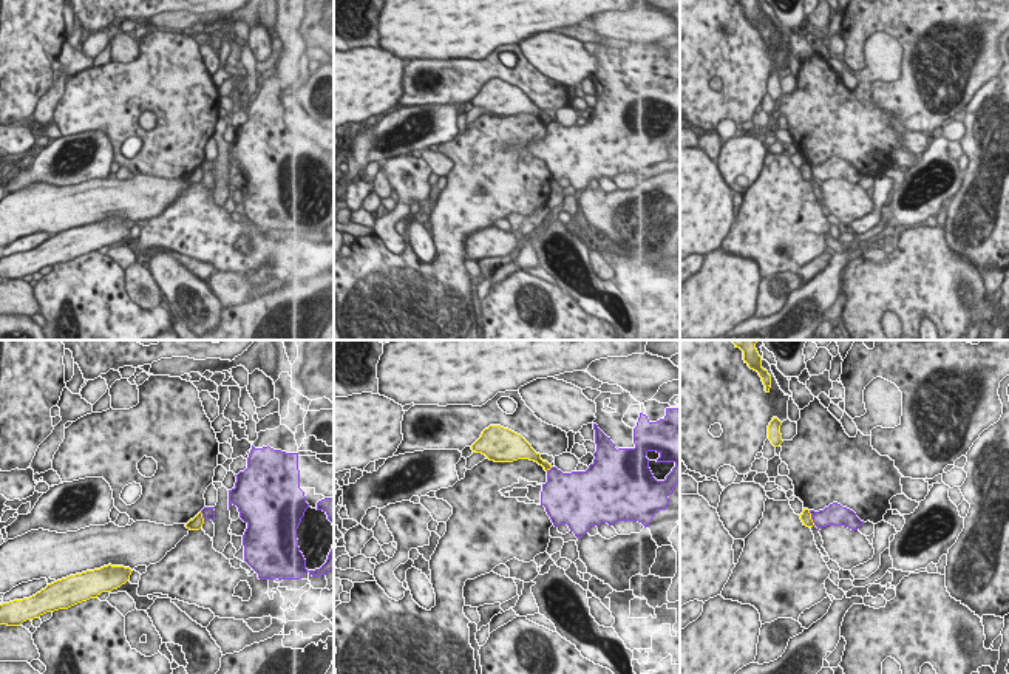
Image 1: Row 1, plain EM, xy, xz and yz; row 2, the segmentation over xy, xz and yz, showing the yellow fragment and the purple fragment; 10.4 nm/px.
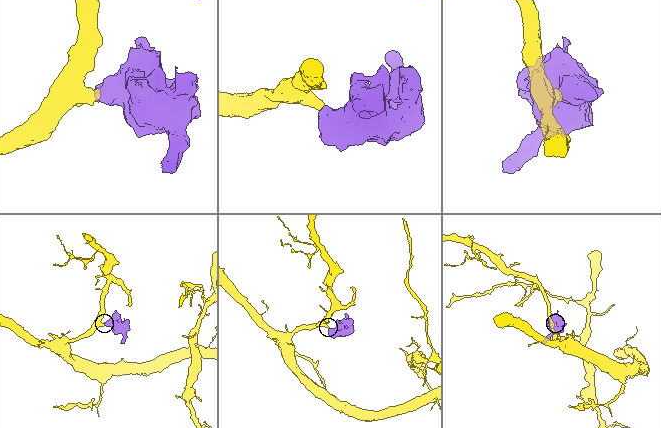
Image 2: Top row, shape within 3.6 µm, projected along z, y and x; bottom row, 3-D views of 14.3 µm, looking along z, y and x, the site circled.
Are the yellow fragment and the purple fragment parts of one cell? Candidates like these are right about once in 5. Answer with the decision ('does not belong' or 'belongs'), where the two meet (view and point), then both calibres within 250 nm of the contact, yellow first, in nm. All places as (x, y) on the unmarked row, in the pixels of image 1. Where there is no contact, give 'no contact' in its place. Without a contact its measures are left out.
does not belong; contact yz (810, 172); calibres 120 and 220 nm

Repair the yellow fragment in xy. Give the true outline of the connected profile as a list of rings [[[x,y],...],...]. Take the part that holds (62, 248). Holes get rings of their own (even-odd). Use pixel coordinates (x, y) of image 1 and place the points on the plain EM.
[[[108,218],[57,233],[29,252],[0,258],[0,278],[20,280],[46,266],[97,252],[102,246],[111,246],[125,238],[131,226],[130,221]]]

